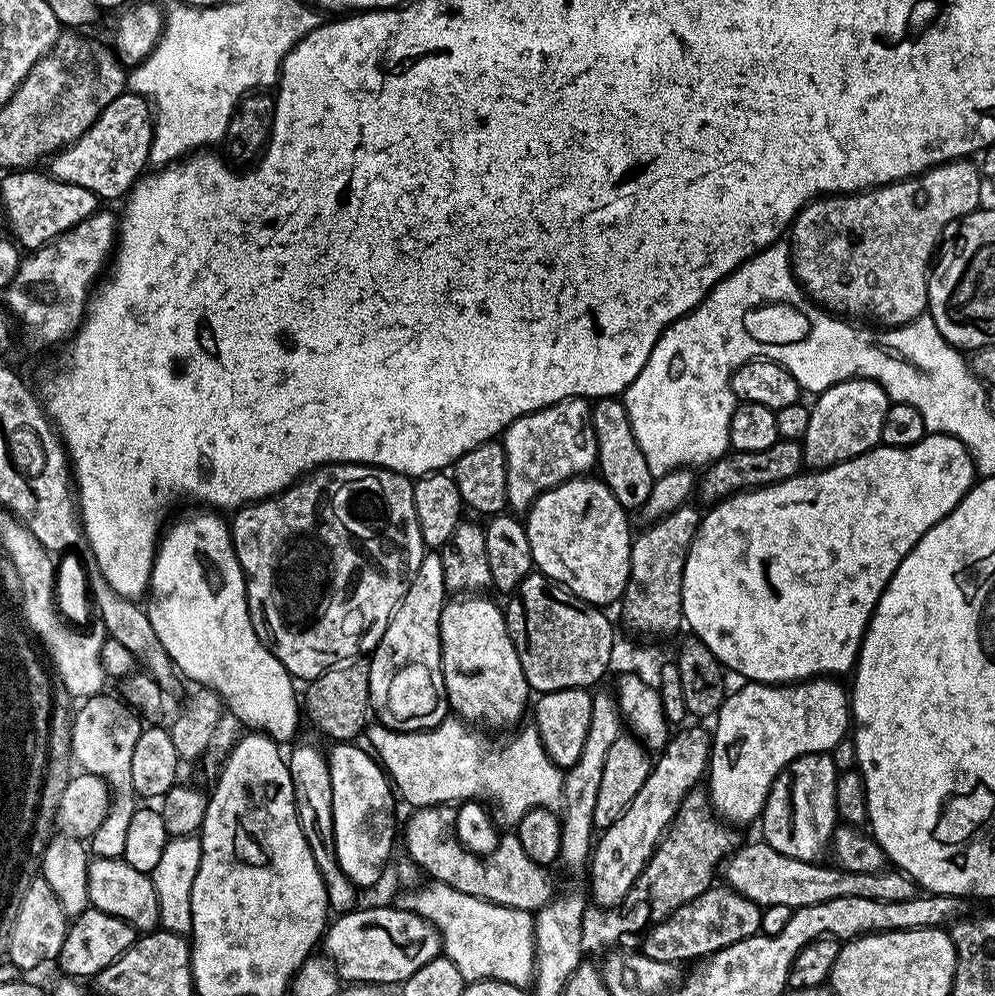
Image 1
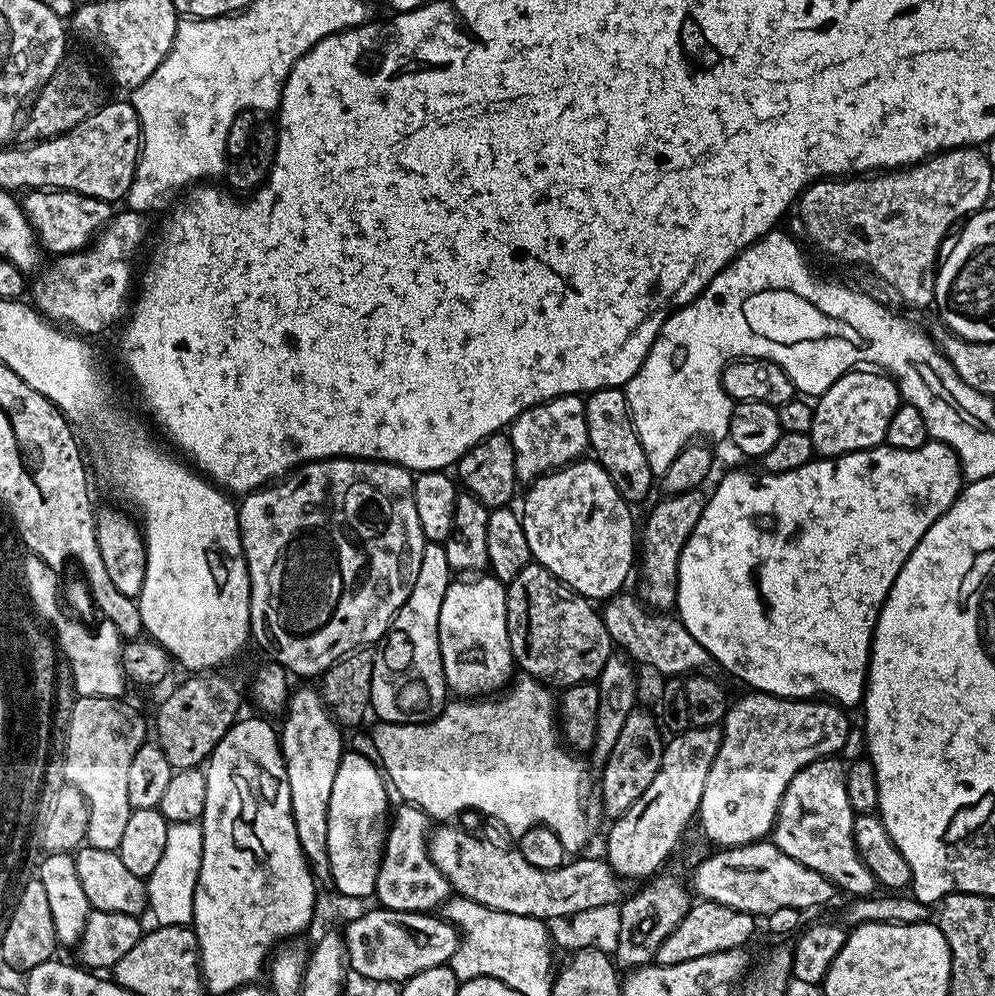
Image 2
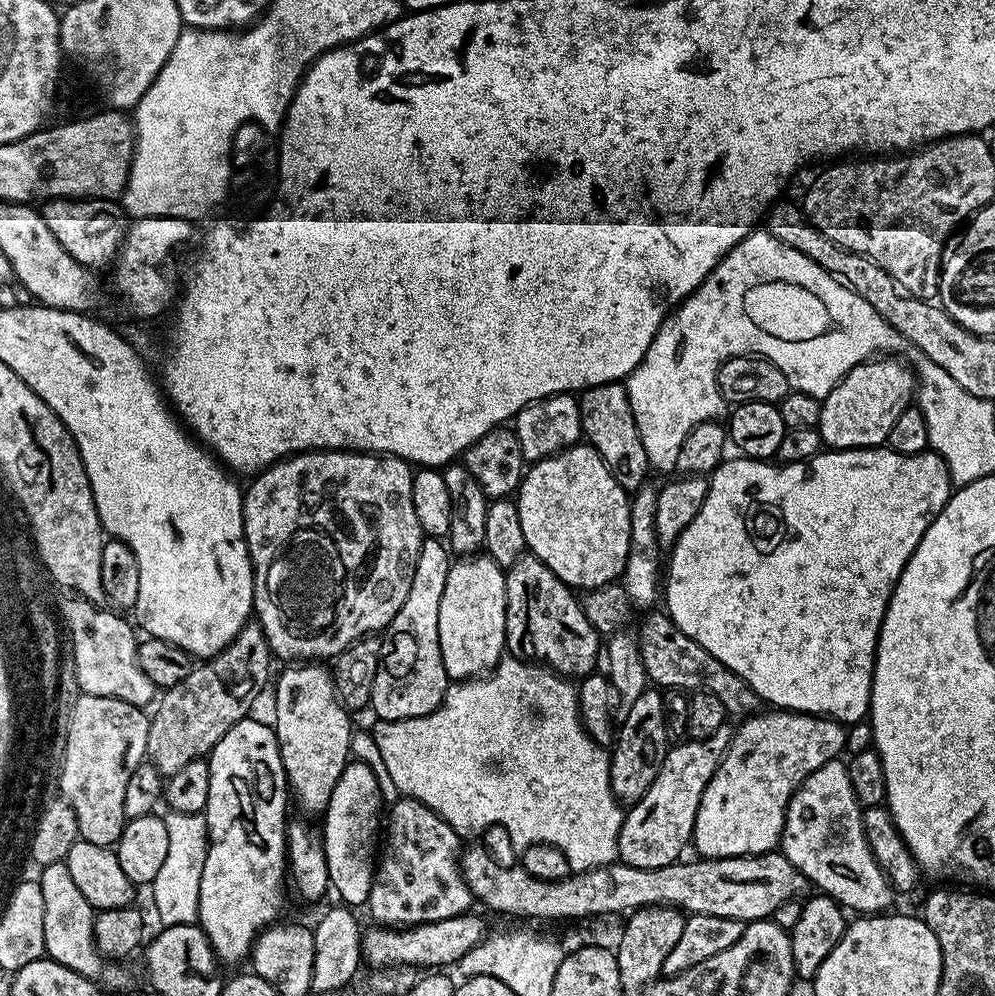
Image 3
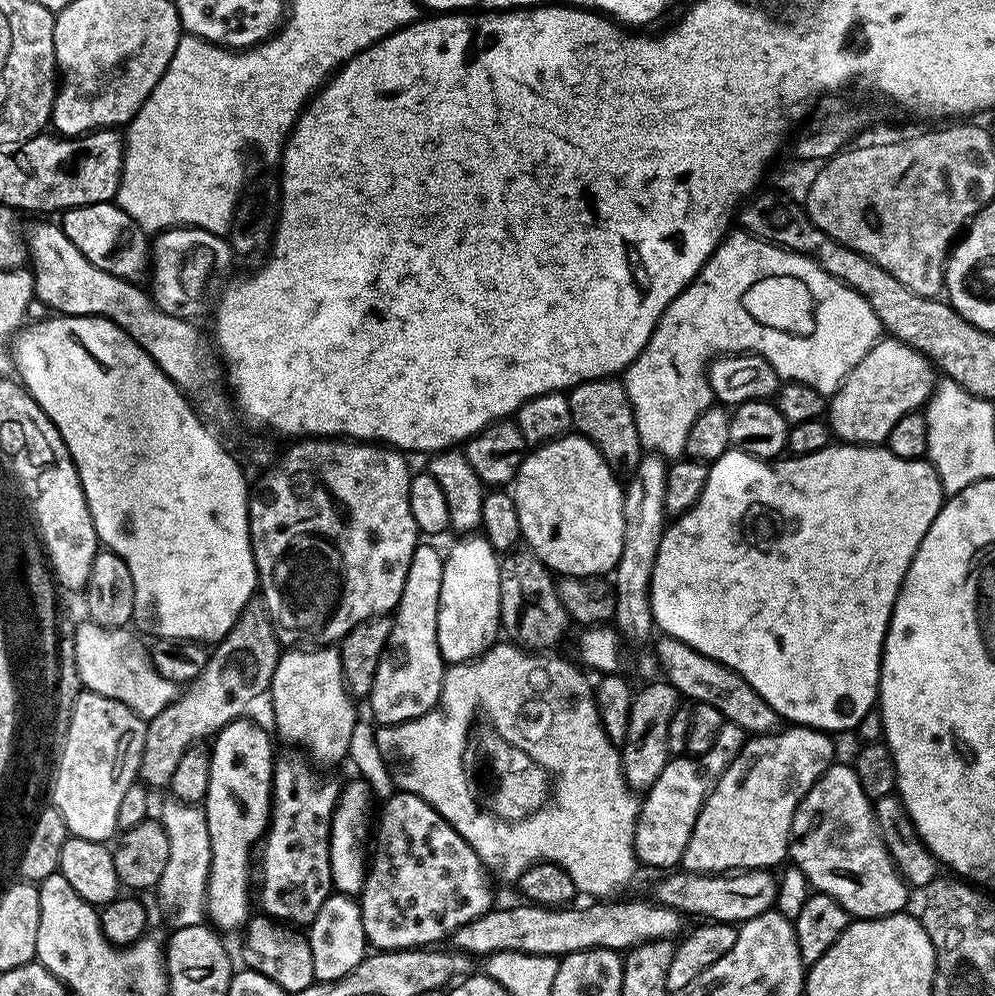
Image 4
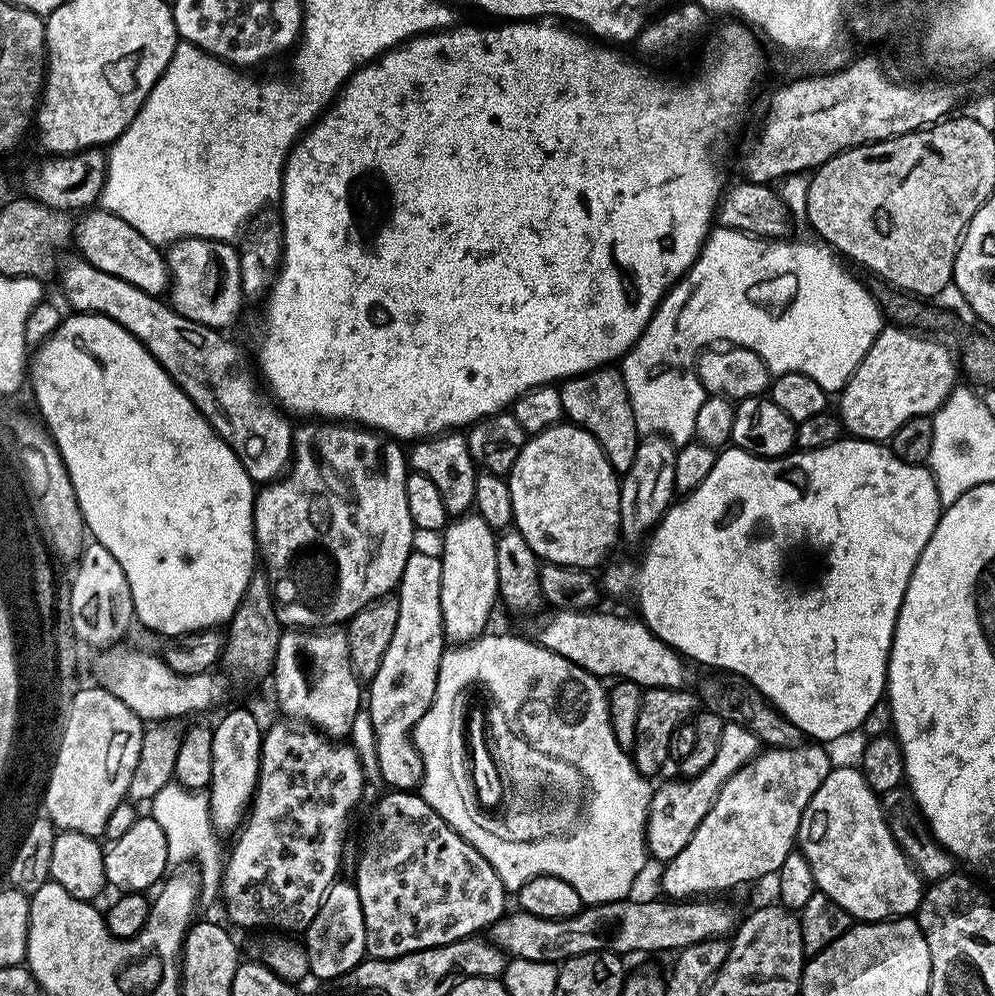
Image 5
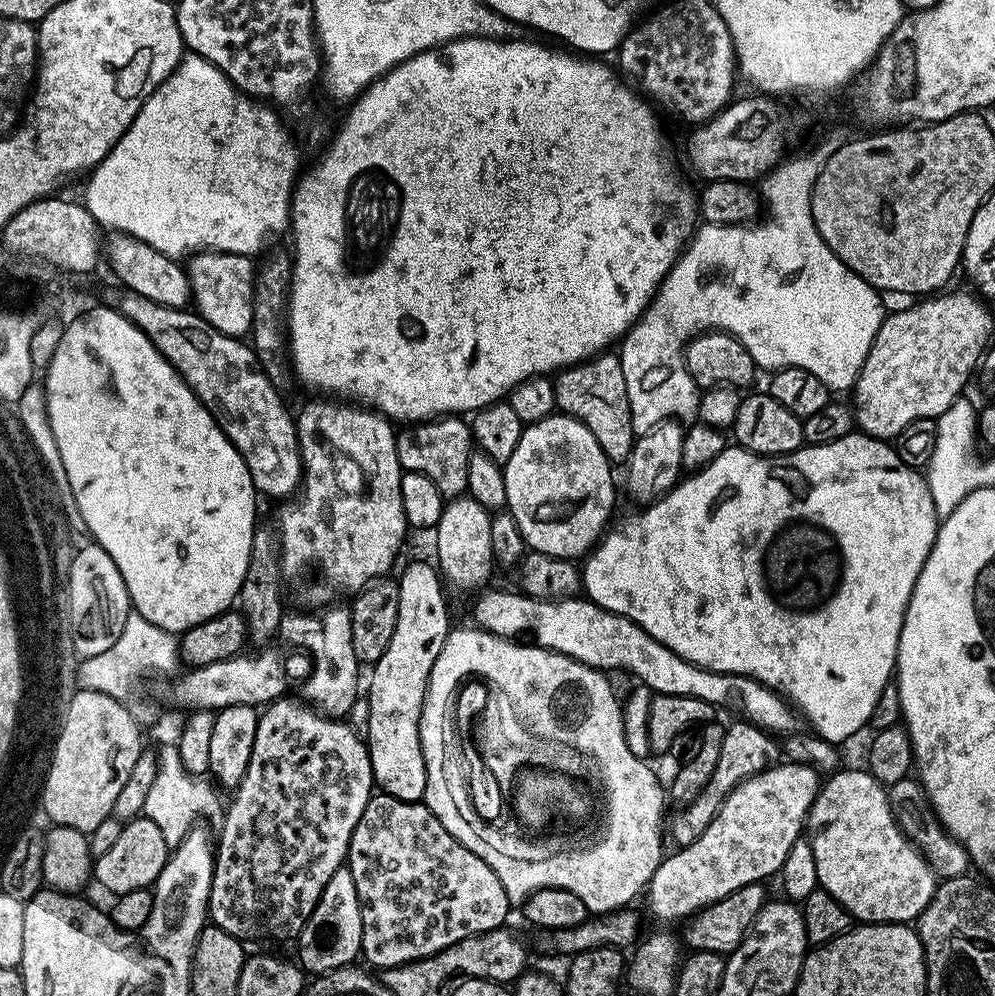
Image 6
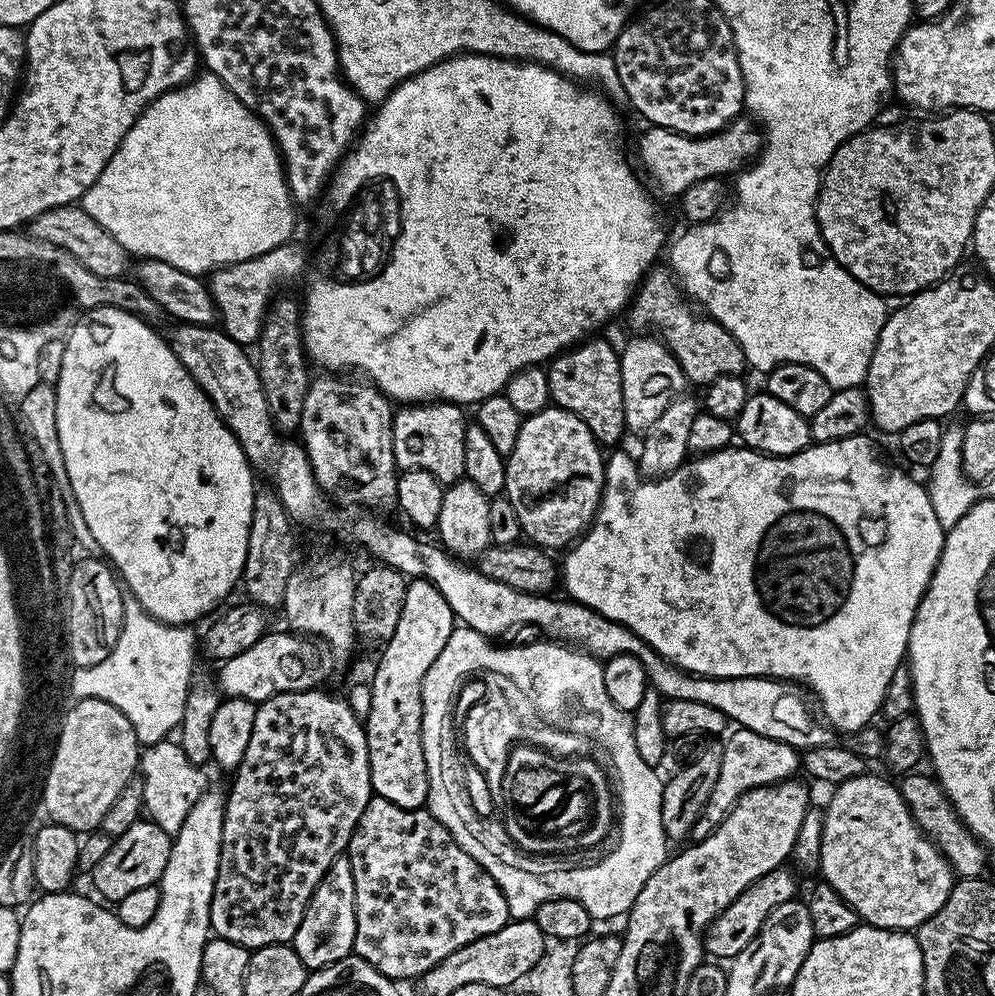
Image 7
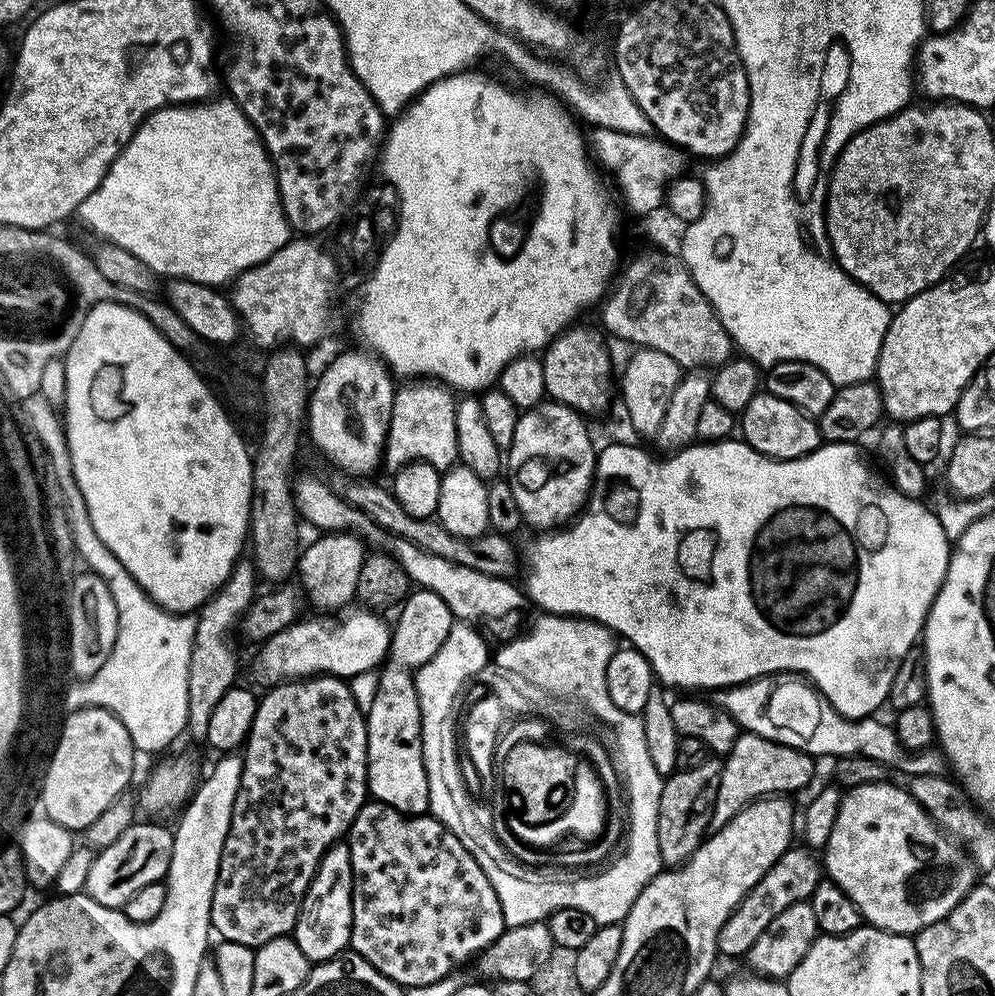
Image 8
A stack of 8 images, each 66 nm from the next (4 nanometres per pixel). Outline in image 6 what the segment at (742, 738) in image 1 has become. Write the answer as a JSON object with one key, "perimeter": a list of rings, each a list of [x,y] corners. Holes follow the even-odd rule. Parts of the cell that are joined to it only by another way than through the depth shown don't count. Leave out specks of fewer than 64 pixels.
{"perimeter":[[[777,762],[757,776],[746,778],[734,786],[734,790],[724,797],[718,814],[714,814],[714,822],[702,830],[699,838],[677,847],[673,856],[672,853],[665,855],[658,870],[654,870],[646,889],[649,910],[660,920],[684,922],[701,912],[706,905],[718,902],[718,898],[726,898],[726,894],[734,894],[734,890],[742,886],[767,881],[767,876],[775,877],[782,862],[786,862],[786,854],[790,854],[790,846],[794,846],[794,842],[801,839],[805,831],[808,811],[820,792],[821,783],[821,773],[815,768],[805,764]]]}

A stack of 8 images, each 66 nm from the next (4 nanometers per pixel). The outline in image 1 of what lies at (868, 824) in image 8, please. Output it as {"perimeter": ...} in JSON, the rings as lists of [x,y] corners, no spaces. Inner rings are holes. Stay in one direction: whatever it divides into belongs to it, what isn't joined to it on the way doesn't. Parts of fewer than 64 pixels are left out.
{"perimeter":[[[827,752],[799,756],[781,770],[776,781],[772,783],[772,789],[764,803],[763,843],[778,850],[778,854],[786,854],[790,858],[819,861],[823,852],[825,855],[832,833],[838,827],[834,802],[836,773],[834,762]]]}

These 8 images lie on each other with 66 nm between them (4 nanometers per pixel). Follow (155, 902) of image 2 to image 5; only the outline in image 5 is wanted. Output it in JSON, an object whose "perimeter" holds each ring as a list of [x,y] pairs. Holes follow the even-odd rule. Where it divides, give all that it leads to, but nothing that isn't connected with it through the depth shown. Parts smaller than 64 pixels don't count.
{"perimeter":[[[175,782],[162,786],[158,794],[150,802],[150,815],[158,826],[162,826],[162,834],[166,834],[166,850],[168,851],[168,863],[172,866],[188,866],[193,860],[197,864],[198,879],[200,881],[200,895],[206,901],[217,899],[220,892],[220,878],[224,874],[224,861],[226,859],[226,848],[220,845],[221,833],[217,832],[212,821],[212,807],[208,801],[207,791],[187,788]]]}

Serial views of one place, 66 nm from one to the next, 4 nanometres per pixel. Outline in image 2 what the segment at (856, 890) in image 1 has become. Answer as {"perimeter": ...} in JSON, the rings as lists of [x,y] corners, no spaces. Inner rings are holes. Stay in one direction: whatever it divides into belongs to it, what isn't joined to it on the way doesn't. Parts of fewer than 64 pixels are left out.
{"perimeter":[[[771,839],[713,852],[716,853],[706,857],[692,872],[690,888],[700,900],[718,902],[757,918],[766,918],[774,910],[820,908],[831,902],[832,895],[837,895],[836,885],[816,870],[810,870],[810,866],[794,862],[794,858],[773,844]]]}

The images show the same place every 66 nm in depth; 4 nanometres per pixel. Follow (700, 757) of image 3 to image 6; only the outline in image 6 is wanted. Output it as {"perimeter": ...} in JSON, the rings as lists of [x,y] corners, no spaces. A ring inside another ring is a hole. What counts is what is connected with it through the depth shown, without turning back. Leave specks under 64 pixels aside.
{"perimeter":[[[740,718],[737,724],[729,723],[725,727],[722,754],[718,758],[718,766],[714,770],[710,782],[706,782],[704,789],[687,806],[676,810],[680,812],[676,812],[672,816],[672,836],[677,840],[675,842],[677,845],[683,846],[699,838],[702,830],[706,830],[706,826],[710,826],[710,822],[714,822],[714,814],[718,814],[724,797],[730,794],[730,790],[734,790],[734,786],[738,786],[746,778],[757,776],[765,768],[772,767],[781,759],[781,745],[777,741],[775,744],[772,740],[775,739],[763,728],[756,727],[755,724],[744,718]]]}

